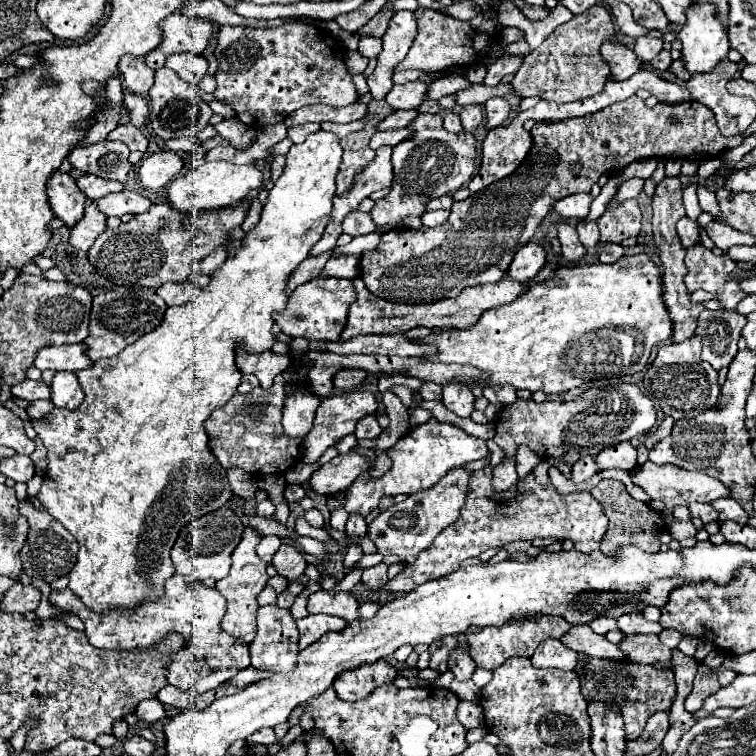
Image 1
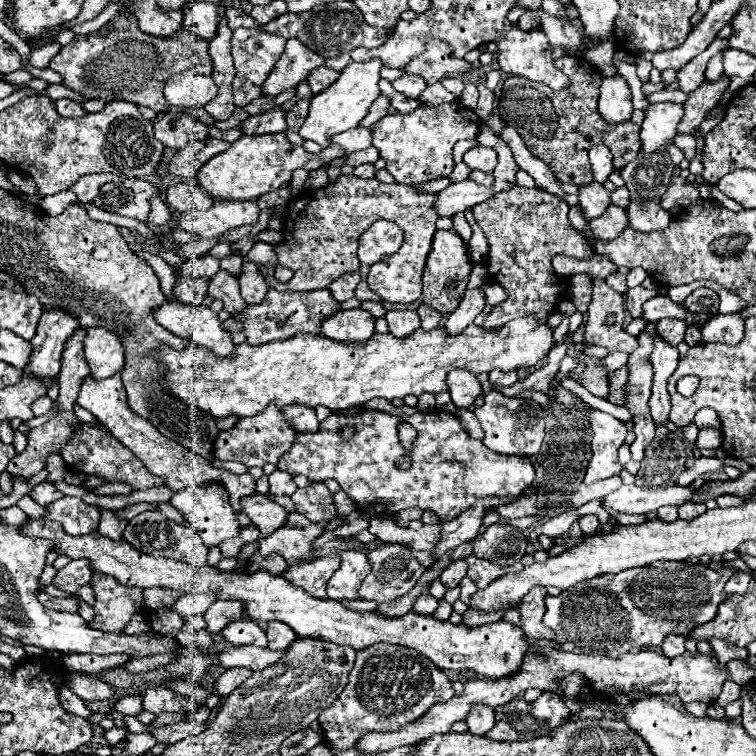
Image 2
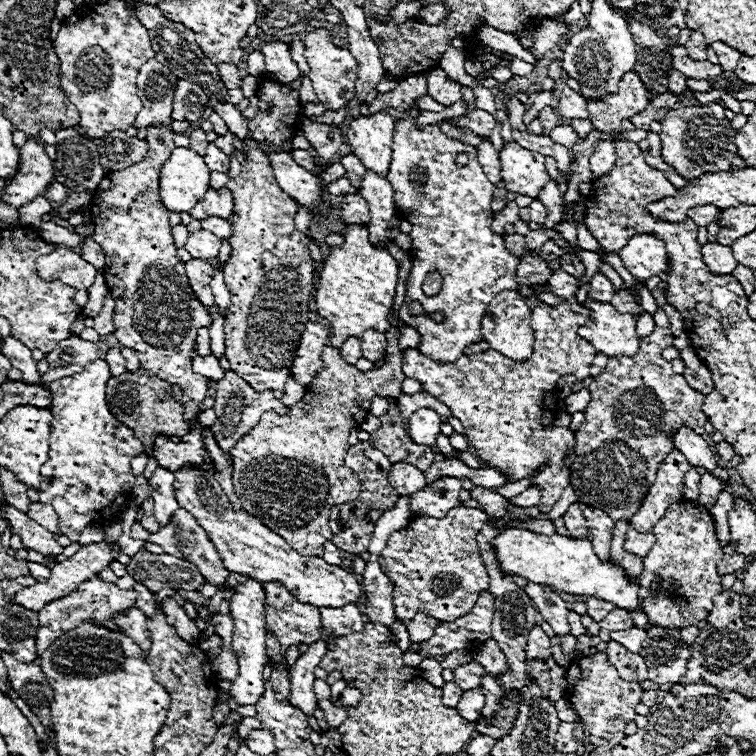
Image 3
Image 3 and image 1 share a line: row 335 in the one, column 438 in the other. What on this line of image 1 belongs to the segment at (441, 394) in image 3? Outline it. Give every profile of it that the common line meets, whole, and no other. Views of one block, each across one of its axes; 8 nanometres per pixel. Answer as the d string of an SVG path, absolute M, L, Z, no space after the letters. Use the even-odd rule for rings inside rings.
M490 466L472 472L470 494L464 508L460 510L460 518L450 524L448 530L440 532L424 552L420 552L414 566L410 564L394 580L388 580L384 586L380 586L378 590L382 594L410 592L412 588L428 580L448 576L448 572L456 572L460 562L466 558L476 558L488 548L504 548L506 544L516 540L532 540L536 536L552 536L556 540L570 538L574 542L574 548L582 554L592 554L600 548L606 534L606 516L600 504L588 492L558 494L554 486L540 486L530 474L528 478L518 480L518 484L510 490L496 494L492 492L490 480Z

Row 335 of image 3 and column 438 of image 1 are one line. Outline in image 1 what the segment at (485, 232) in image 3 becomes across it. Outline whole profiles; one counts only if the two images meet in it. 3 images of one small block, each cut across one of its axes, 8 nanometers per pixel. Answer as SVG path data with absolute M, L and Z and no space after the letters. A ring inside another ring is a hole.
M430 418L426 424L420 424L418 428L410 430L408 434L404 434L402 438L398 438L398 442L386 450L386 456L392 460L390 470L380 476L380 478L372 478L370 472L374 470L376 464L376 450L374 448L362 448L362 446L354 446L354 452L360 452L360 456L366 456L368 460L368 472L362 472L354 482L352 488L346 488L342 494L344 496L330 496L328 498L328 510L334 512L338 506L344 506L344 510L348 514L360 514L360 516L368 516L374 508L378 508L380 500L384 496L398 496L398 494L414 494L418 490L430 488L432 484L436 484L448 470L464 466L472 460L480 460L488 454L486 442L480 438L474 438L470 434L466 434L464 430L460 430L454 424L444 424L436 418Z

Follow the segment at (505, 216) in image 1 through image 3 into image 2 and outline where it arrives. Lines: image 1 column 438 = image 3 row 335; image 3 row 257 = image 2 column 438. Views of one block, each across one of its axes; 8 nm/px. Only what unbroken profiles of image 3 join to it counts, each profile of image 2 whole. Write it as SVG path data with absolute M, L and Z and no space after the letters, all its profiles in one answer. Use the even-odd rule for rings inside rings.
M436 230L434 234L434 242L432 242L432 250L428 254L428 264L426 264L426 270L424 270L424 290L422 290L422 296L412 304L398 304L390 303L380 299L377 294L374 294L370 288L368 288L368 282L366 282L366 276L368 276L368 266L360 266L360 276L362 276L362 282L358 284L356 288L356 298L360 300L375 300L380 301L387 311L390 310L416 310L418 306L424 302L428 306L432 306L434 310L442 312L442 314L450 314L458 308L462 296L464 296L464 290L466 290L466 284L468 284L468 276L470 276L470 270L472 270L472 264L468 262L466 258L466 246L464 242L460 240L460 236L456 236L452 230Z

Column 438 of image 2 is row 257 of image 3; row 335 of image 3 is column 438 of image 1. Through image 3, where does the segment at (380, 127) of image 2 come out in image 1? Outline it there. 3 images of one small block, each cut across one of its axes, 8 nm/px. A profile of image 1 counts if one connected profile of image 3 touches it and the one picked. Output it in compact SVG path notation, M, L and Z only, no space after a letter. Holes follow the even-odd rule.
M420 112L416 120L412 120L410 128L414 136L404 140L404 144L394 146L392 166L394 166L394 180L390 186L390 194L376 200L370 216L378 228L402 226L406 216L422 216L430 200L454 194L462 186L470 182L476 172L476 138L468 132L452 134L442 126L440 114Z

